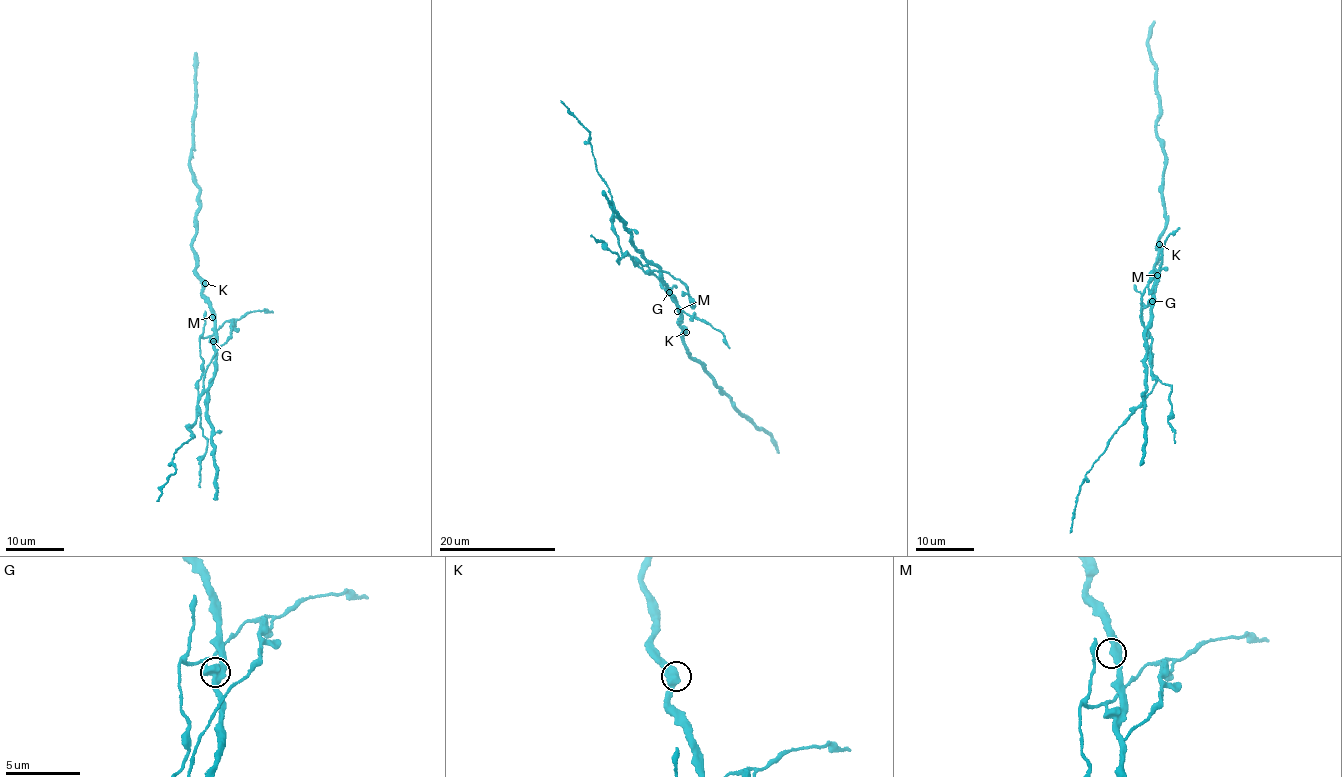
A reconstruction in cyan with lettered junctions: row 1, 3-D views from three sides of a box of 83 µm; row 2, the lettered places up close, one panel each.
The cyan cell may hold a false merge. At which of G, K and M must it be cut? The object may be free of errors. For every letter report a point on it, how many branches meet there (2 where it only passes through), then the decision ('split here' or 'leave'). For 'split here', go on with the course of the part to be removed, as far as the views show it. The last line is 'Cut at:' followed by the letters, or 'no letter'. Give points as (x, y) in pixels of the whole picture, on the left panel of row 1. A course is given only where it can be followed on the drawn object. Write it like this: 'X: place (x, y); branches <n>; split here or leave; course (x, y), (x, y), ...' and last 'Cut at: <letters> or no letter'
G: place (213, 341); branches 3; split here; course (213, 340), (199, 339), (202, 373), (197, 417), (188, 428), (192, 438), (172, 458), (175, 473), (157, 500)
K: place (205, 283); branches 3; leave
M: place (212, 317); branches 2; leave
Cut at: G

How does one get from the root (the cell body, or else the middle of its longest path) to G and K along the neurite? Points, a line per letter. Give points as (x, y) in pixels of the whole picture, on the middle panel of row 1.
G: (680, 310), (668, 292)
K: (680, 310), (679, 324), (686, 332)

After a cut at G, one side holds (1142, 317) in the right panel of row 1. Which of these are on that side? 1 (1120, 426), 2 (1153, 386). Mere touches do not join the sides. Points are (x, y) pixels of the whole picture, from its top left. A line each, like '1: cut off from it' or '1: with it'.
1: with it
2: with it

